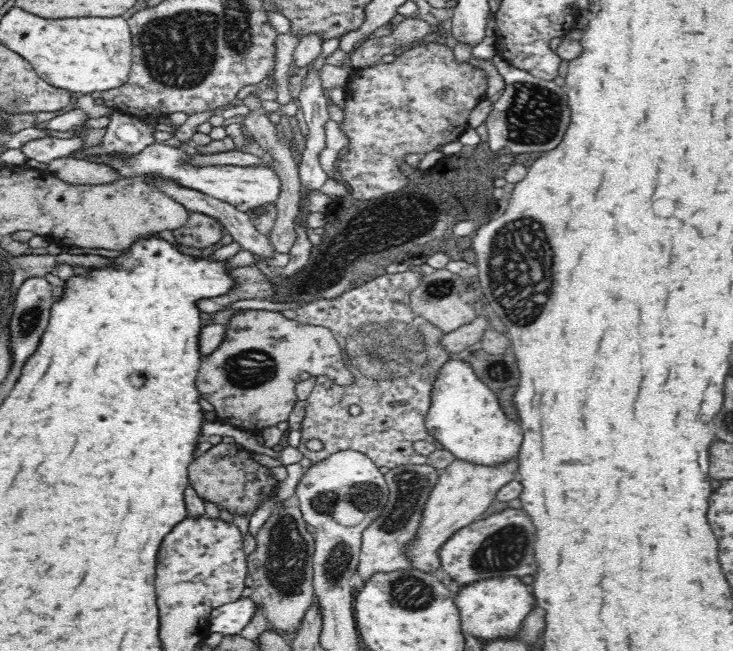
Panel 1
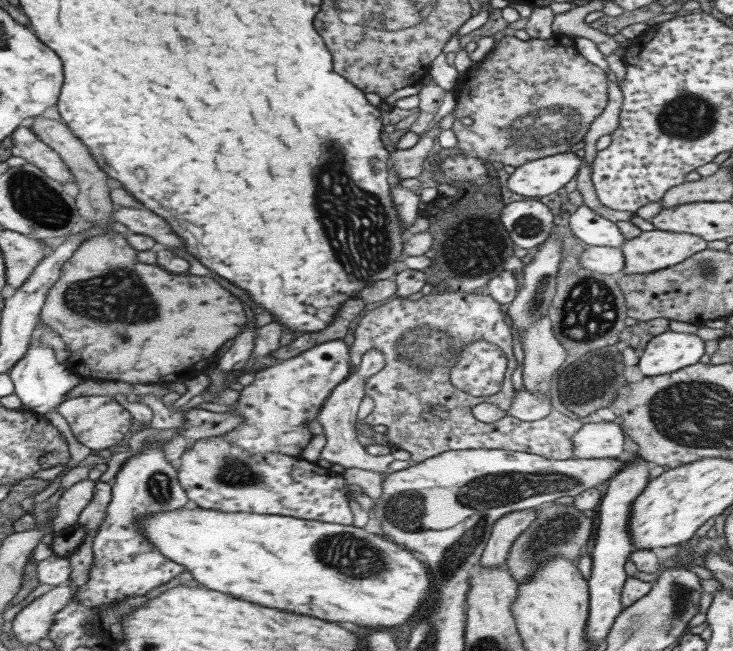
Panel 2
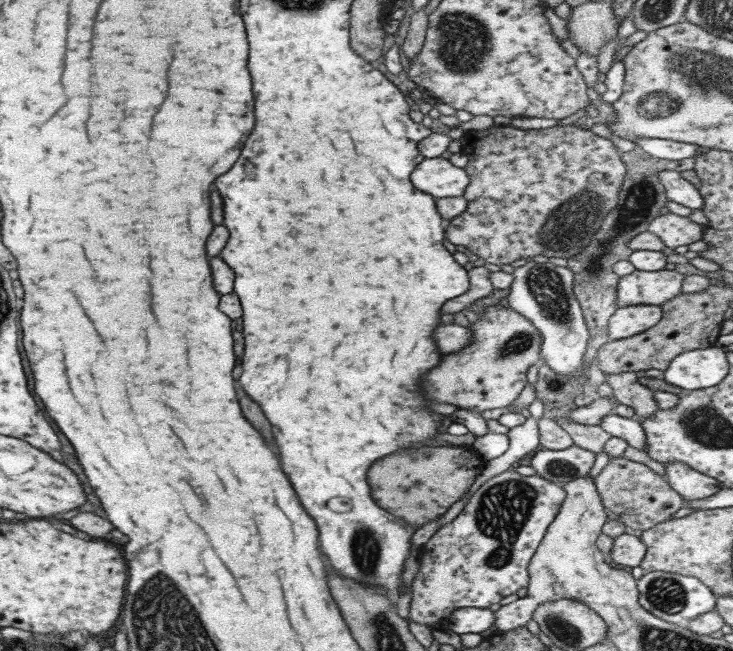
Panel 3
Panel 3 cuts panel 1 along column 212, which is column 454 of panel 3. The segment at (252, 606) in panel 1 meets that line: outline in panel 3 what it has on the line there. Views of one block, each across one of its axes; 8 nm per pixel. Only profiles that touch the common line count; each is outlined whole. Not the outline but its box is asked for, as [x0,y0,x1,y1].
[449,608,495,634]

